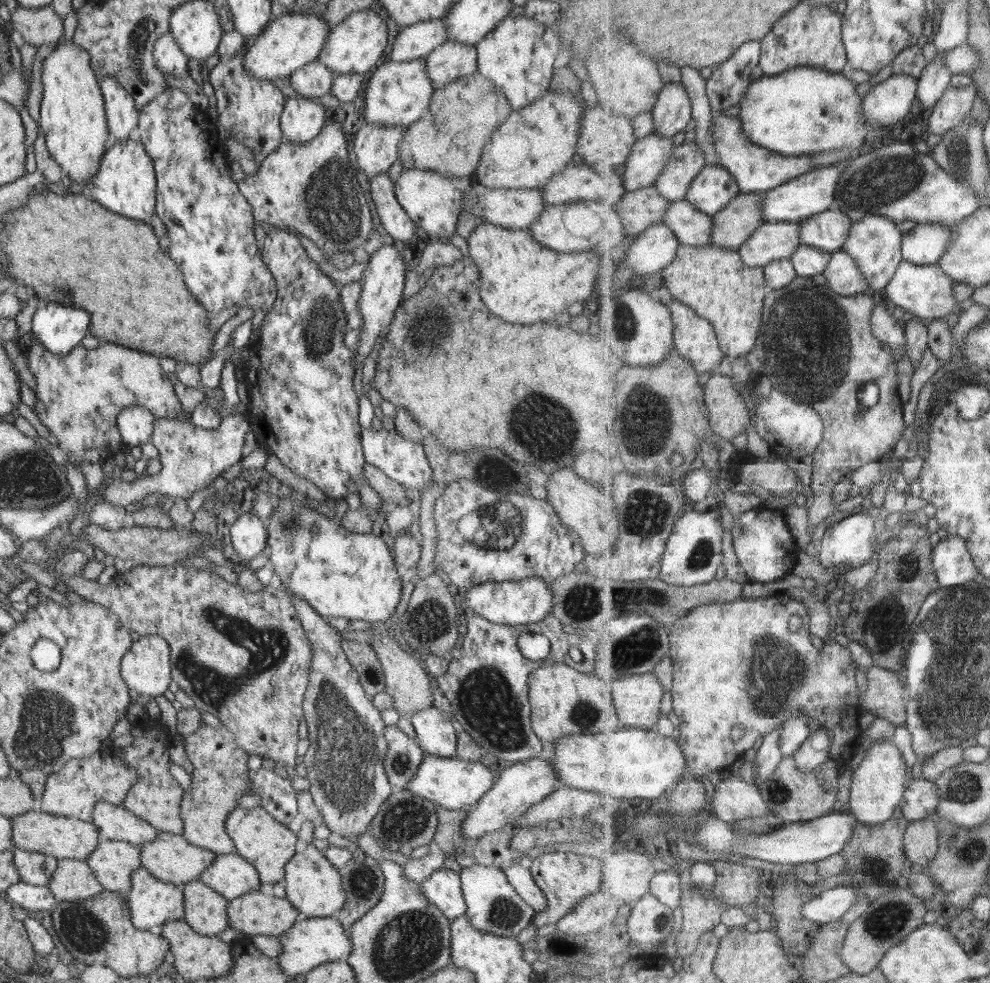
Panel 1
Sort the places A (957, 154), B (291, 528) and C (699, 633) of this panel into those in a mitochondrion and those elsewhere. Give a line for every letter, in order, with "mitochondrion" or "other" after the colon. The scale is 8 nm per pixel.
A: mitochondrion
B: mitochondrion
C: other

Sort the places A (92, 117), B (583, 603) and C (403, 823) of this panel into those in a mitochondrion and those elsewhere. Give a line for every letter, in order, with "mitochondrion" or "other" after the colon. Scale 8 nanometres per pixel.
A: other
B: mitochondrion
C: mitochondrion

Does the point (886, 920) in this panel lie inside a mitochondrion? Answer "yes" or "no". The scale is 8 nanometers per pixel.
yes

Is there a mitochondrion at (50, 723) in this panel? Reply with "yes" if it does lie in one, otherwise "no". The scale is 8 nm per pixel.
yes

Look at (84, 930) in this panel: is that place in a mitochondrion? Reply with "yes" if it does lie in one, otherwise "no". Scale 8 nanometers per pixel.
yes

